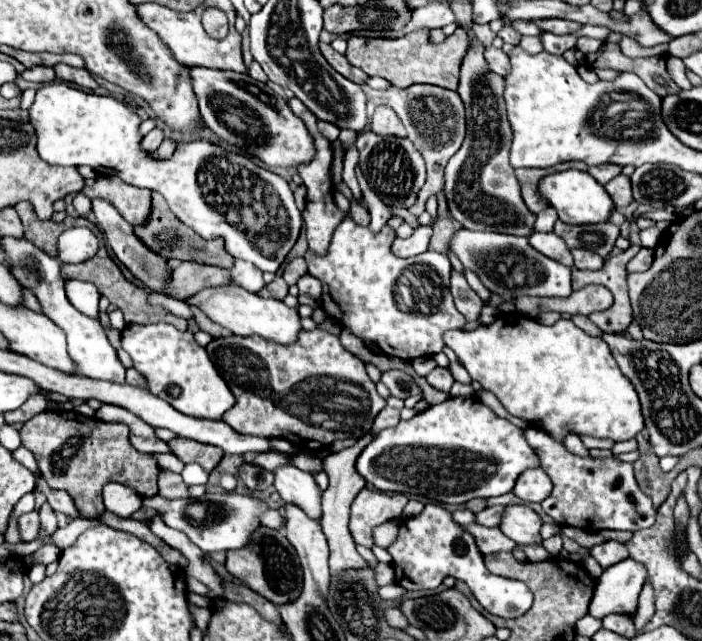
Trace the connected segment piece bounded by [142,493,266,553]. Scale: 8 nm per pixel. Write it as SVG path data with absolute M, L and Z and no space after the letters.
M206 493L196 501L206 505L206 517L188 517L186 509L192 503L190 499L166 499L156 495L156 497L143 498L142 506L156 509L168 527L186 533L188 539L194 545L198 545L204 553L242 549L242 545L246 545L246 541L250 539L254 527L256 529L260 527L258 515L266 511L266 505L262 505L262 501L248 495L236 495L236 493Z

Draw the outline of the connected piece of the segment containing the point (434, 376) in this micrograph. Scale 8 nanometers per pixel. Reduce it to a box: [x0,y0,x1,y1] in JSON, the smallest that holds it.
[426,367,454,391]

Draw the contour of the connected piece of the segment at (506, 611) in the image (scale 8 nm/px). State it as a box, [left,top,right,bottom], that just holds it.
[386,503,532,619]

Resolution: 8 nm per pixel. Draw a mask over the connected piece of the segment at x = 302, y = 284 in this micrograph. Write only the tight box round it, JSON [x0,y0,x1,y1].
[298,275,322,307]

